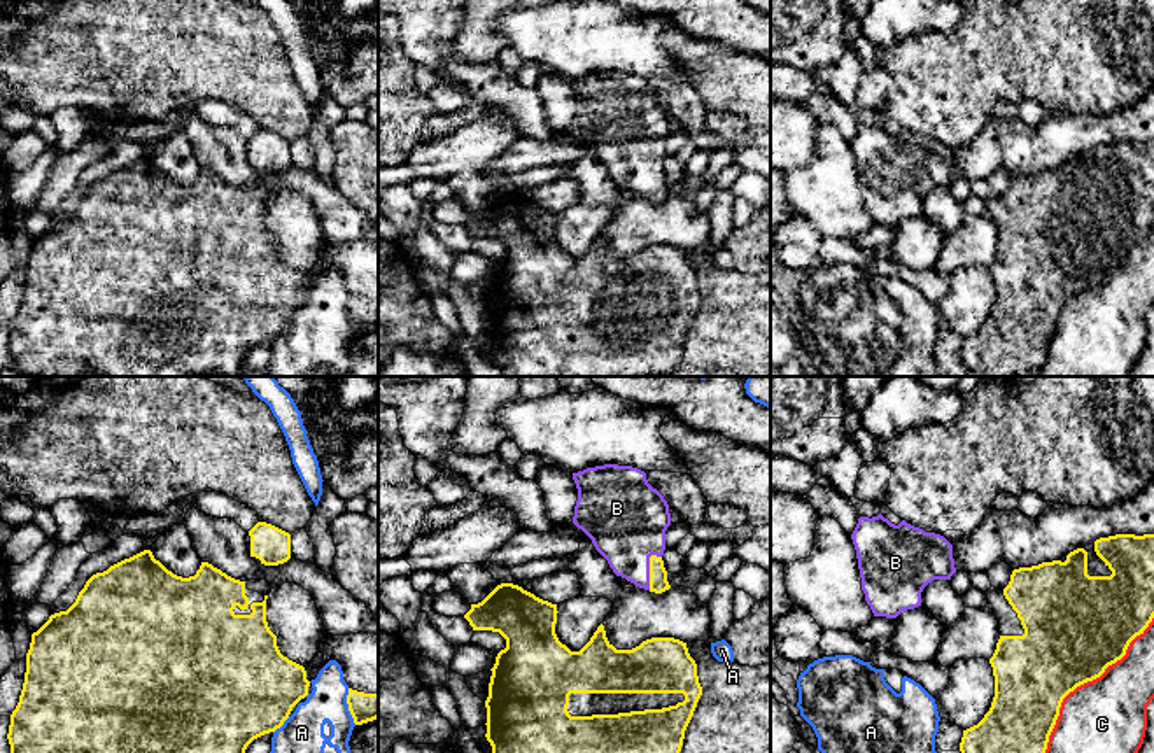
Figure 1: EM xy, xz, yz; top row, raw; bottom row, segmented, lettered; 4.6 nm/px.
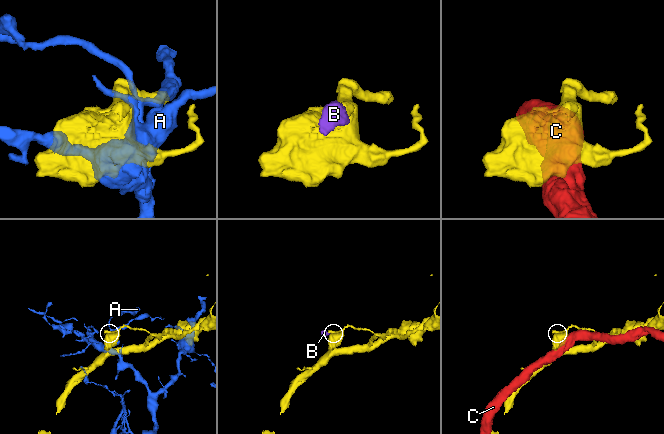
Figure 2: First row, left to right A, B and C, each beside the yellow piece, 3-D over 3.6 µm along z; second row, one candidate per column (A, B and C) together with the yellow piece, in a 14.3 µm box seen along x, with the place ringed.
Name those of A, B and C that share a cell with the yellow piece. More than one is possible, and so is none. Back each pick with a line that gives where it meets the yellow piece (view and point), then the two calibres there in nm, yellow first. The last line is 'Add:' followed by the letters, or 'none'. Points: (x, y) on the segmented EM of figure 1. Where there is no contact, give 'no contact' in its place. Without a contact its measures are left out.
B: xz (650, 571) | 90/360 nm
Add: B

